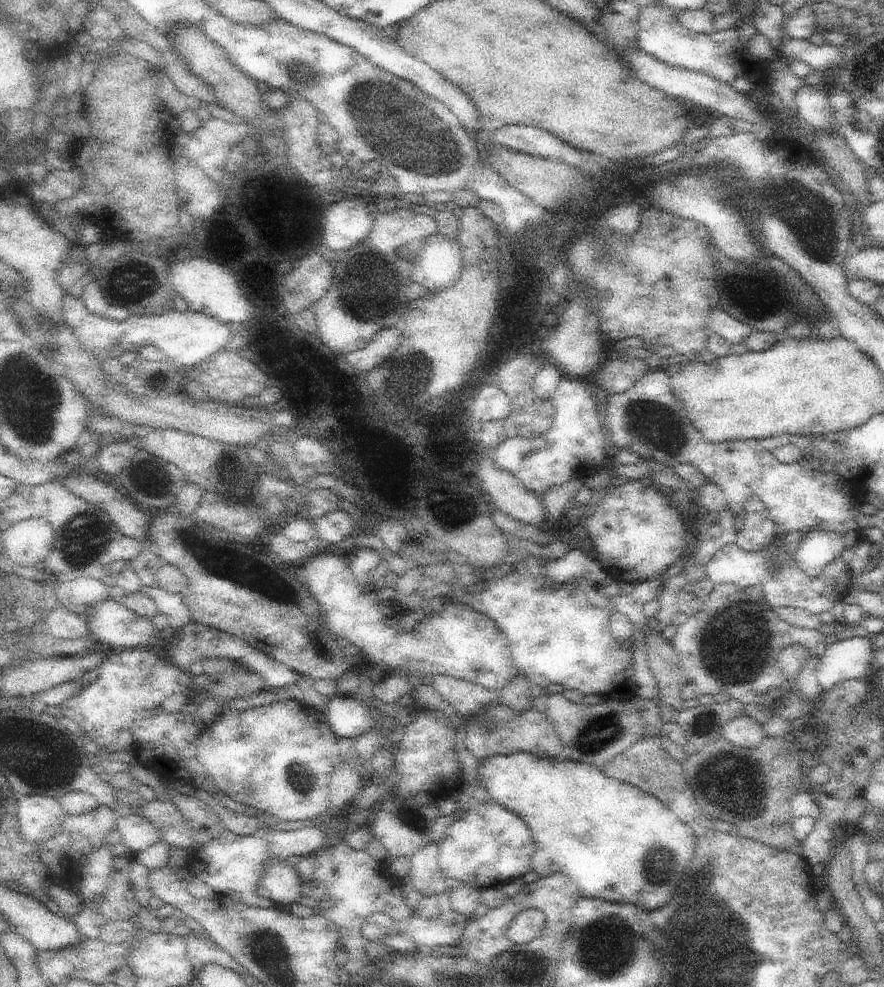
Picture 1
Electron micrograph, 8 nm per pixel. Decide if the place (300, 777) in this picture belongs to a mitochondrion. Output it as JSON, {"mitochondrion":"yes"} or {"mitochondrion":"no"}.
{"mitochondrion":"yes"}

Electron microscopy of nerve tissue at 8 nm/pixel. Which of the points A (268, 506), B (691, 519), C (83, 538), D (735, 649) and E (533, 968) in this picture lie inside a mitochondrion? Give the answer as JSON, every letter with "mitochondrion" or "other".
{"A":"mitochondrion","B":"other","C":"mitochondrion","D":"mitochondrion","E":"mitochondrion"}

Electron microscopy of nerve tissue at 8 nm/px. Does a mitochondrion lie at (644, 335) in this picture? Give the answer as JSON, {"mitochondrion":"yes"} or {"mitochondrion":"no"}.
{"mitochondrion":"no"}

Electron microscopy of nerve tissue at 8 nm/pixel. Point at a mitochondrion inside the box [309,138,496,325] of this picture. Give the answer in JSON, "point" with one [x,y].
{"point":[361,302]}

